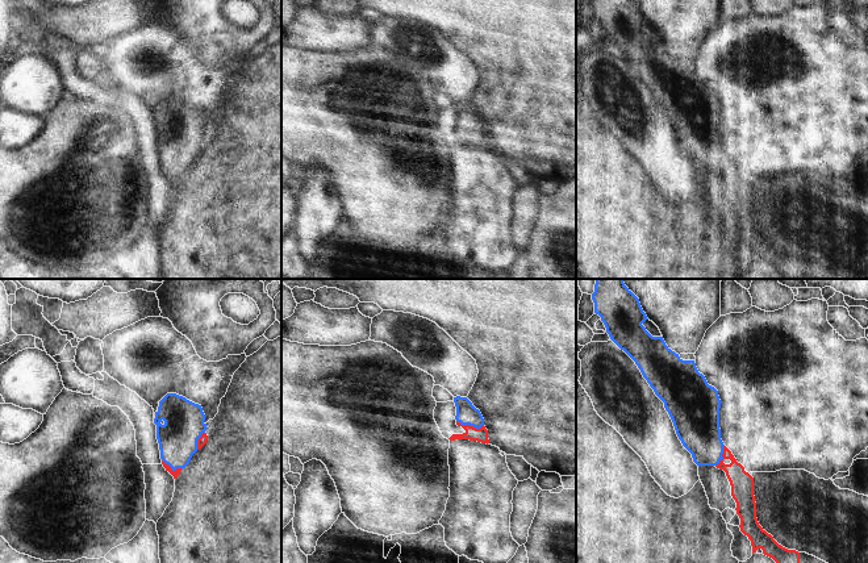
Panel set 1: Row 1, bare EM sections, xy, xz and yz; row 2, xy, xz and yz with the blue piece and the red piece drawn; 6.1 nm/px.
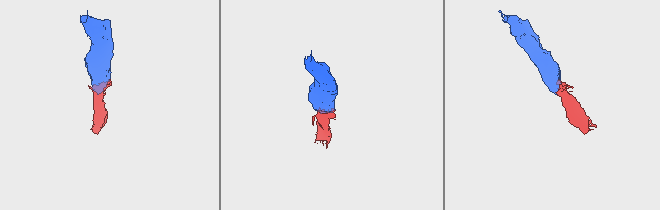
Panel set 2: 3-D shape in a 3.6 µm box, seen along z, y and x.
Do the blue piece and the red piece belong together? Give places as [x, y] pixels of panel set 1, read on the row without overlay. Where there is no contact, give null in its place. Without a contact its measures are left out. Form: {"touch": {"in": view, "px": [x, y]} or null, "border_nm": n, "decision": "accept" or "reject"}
{"touch": {"in": "xz", "px": [470, 130]}, "border_nm": 170, "decision": "accept"}

